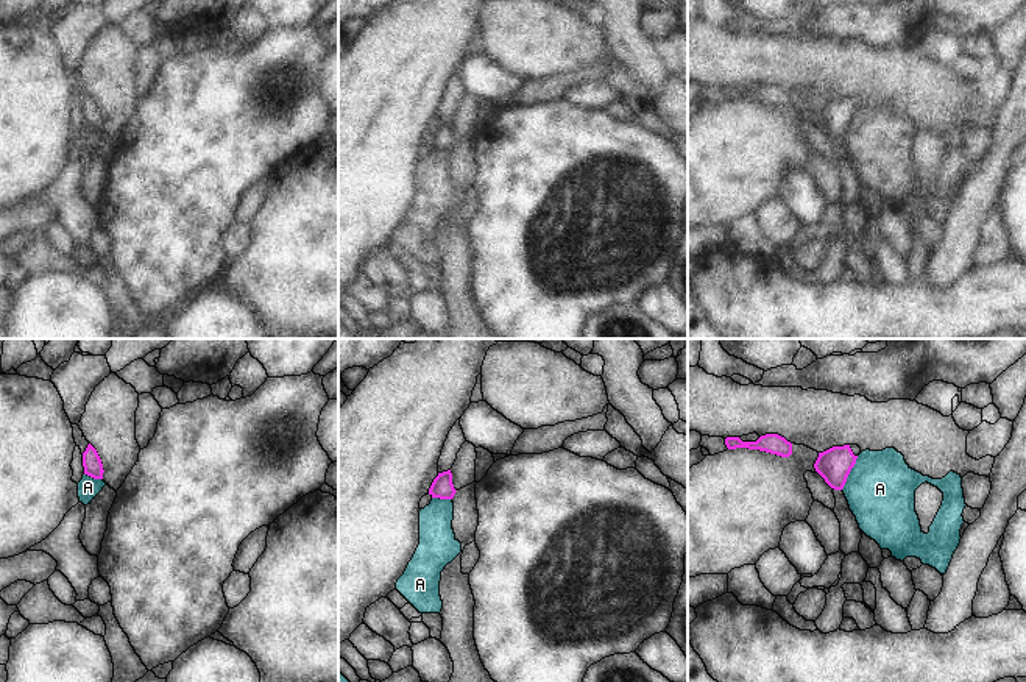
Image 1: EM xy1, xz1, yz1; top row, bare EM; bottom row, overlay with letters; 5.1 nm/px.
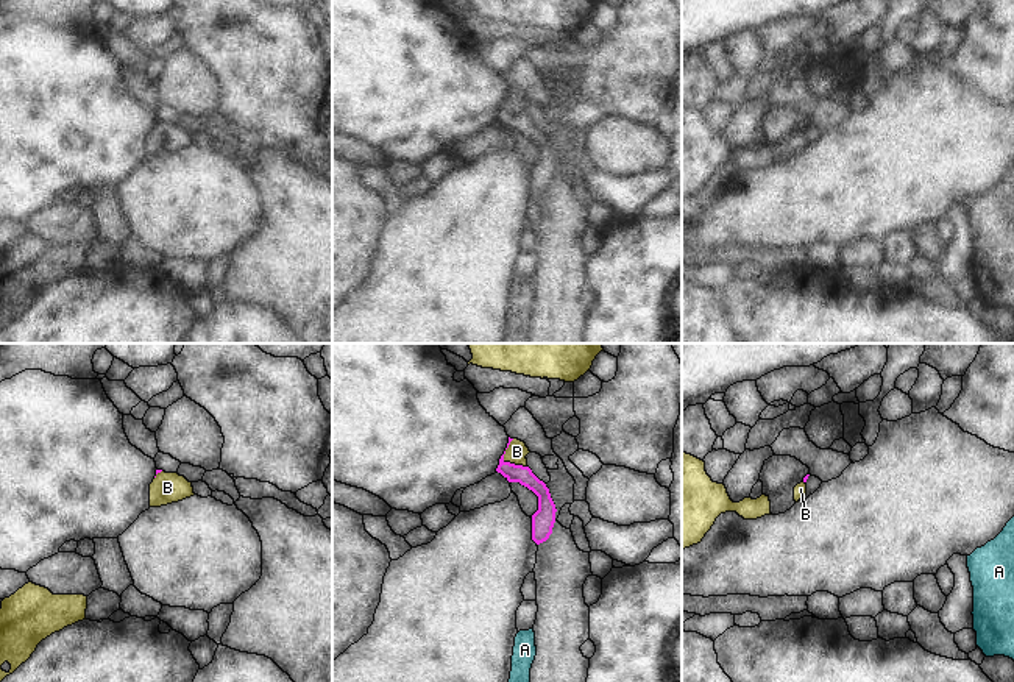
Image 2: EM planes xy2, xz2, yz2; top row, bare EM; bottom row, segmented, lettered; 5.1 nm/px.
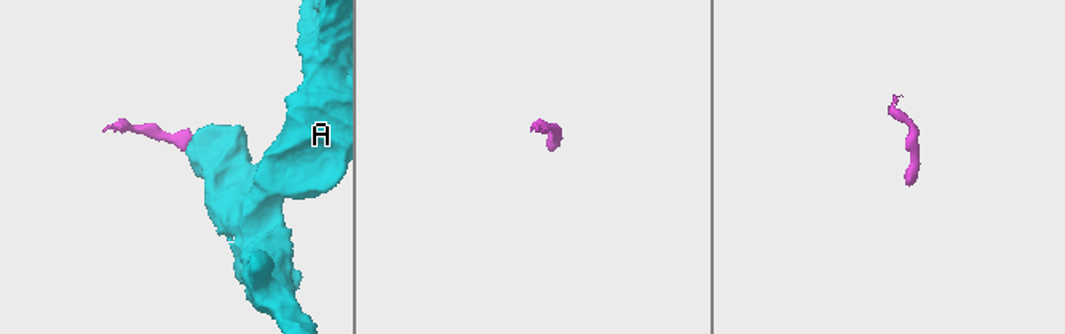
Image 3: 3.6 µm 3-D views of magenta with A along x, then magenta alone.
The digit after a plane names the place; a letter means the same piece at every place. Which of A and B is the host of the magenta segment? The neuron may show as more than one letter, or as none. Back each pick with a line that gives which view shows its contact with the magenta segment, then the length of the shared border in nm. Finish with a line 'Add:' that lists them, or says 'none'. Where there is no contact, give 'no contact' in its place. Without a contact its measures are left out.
B: xz2 | 170 nm
Add: B

